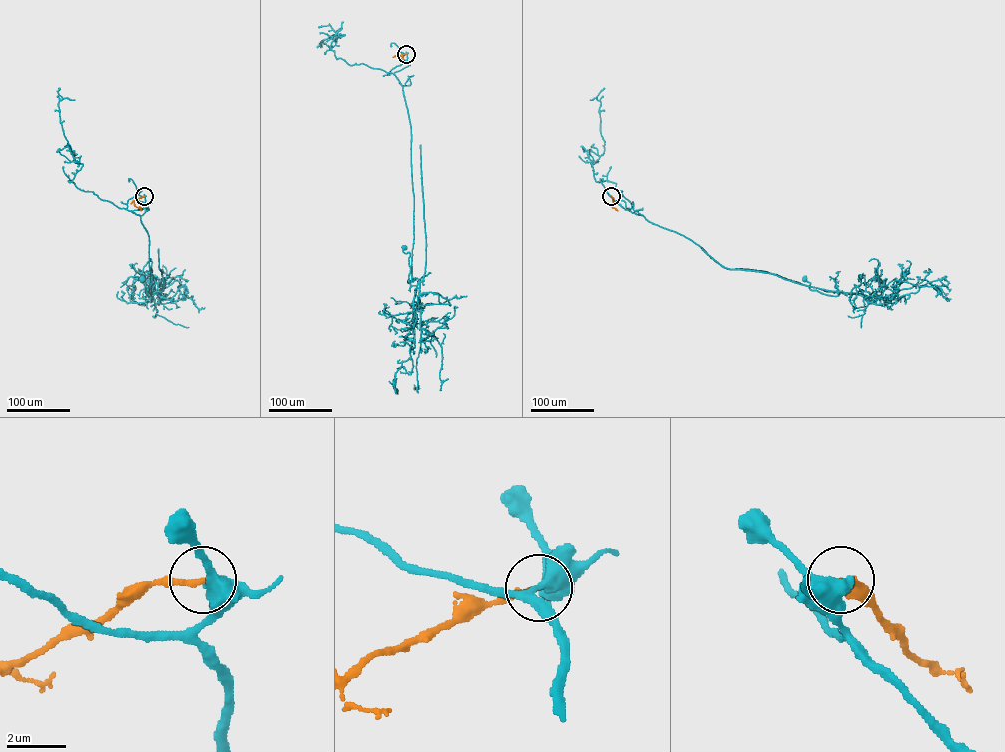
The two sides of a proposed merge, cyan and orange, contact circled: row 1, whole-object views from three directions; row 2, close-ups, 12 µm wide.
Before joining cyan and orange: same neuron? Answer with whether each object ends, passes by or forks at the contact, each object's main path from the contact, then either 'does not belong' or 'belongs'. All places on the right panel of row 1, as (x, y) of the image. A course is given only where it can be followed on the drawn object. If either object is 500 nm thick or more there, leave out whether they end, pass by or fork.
course cyan (611, 196), (625, 209), (690, 239), (727, 268), (766, 271), (839, 294), (831, 296), (811, 290), (805, 278); course orange (611, 195), (613, 207), (617, 210); does not belong

